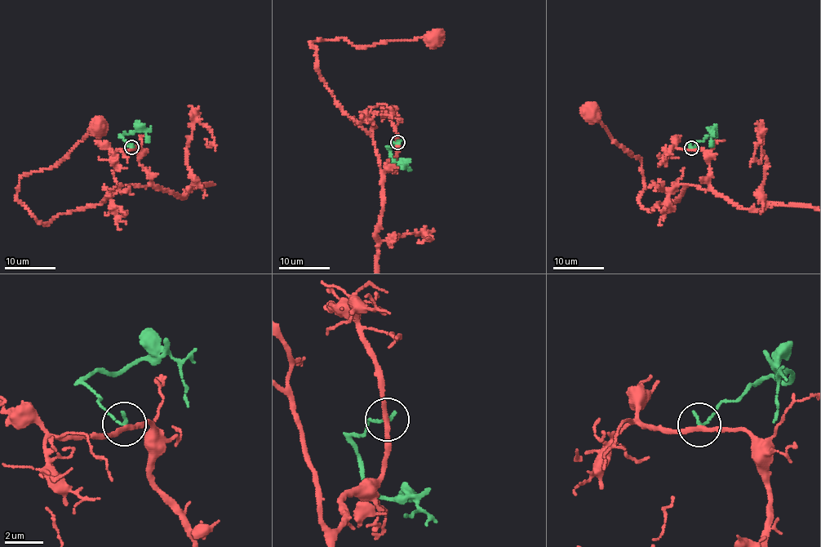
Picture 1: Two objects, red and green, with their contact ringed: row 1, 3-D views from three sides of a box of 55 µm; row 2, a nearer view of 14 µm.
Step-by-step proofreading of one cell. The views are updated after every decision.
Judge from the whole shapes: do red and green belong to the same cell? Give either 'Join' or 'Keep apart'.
Keep apart

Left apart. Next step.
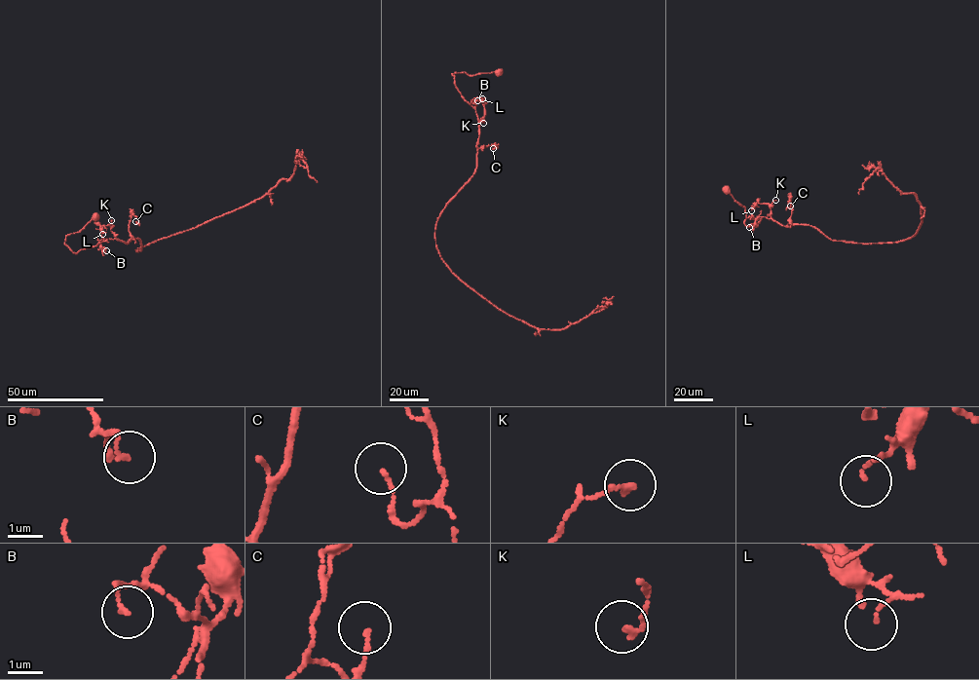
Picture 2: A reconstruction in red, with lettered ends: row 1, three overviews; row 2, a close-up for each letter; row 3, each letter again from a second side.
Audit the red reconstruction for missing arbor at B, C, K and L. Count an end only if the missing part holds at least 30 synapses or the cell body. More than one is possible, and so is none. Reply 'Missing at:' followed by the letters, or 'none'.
Missing at: none

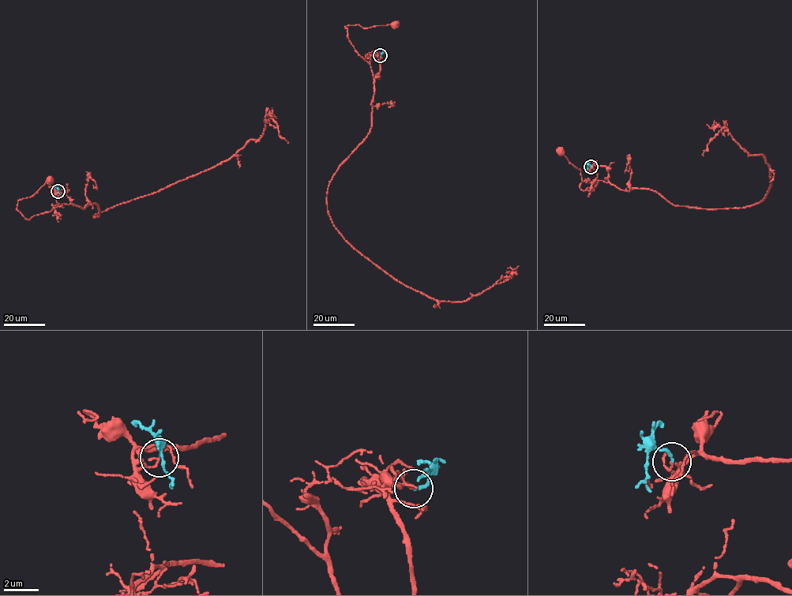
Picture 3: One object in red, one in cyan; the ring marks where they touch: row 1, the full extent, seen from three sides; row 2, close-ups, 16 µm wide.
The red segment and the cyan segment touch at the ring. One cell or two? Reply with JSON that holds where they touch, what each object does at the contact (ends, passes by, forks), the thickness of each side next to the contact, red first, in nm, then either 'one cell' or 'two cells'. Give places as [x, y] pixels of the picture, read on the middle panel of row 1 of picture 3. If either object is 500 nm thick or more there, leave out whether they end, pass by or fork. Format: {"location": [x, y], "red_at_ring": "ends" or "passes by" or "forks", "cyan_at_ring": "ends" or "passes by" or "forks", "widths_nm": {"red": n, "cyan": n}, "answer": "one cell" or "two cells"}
{"location": [380, 55], "red_at_ring": "passes by", "cyan_at_ring": "ends", "widths_nm": {"red": 90, "cyan": 150}, "answer": "two cells"}

